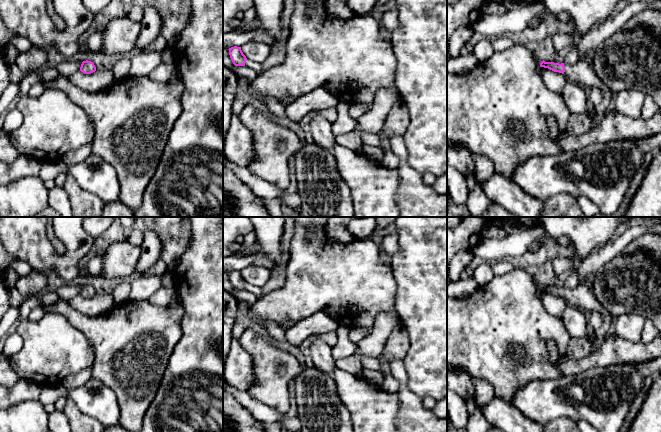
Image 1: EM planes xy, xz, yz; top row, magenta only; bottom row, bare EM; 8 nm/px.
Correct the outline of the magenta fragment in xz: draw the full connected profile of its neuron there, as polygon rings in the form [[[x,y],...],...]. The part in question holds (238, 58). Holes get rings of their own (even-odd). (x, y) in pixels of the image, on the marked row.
[[[234,46],[229,48],[229,55],[235,66],[245,66],[247,58],[243,54],[241,47]]]

